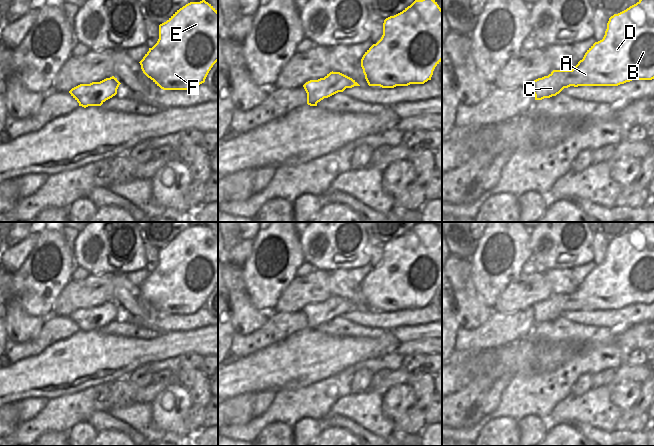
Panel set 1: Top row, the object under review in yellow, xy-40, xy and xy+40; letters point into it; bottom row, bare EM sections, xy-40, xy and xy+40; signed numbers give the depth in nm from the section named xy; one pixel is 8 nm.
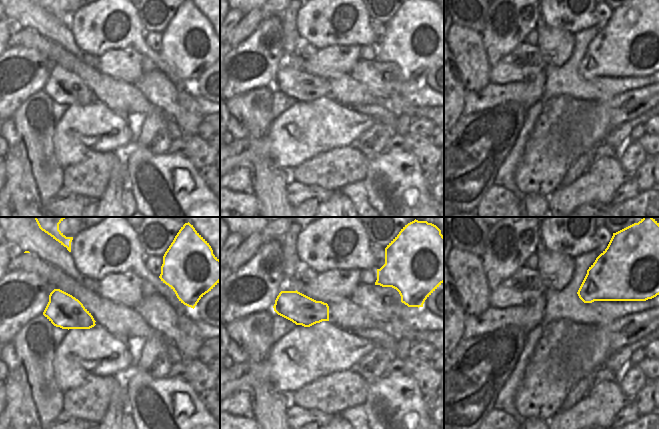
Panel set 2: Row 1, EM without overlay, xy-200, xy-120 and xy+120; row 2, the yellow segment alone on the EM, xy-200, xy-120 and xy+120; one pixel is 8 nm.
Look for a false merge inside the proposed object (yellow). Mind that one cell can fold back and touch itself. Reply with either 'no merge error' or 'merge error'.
no merge error

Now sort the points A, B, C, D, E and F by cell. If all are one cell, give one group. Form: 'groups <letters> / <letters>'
groups A B C D E F

